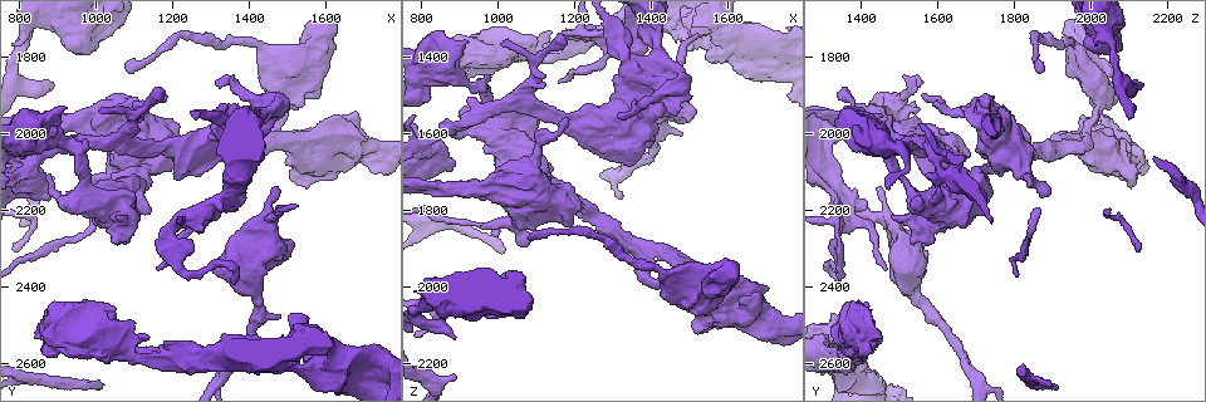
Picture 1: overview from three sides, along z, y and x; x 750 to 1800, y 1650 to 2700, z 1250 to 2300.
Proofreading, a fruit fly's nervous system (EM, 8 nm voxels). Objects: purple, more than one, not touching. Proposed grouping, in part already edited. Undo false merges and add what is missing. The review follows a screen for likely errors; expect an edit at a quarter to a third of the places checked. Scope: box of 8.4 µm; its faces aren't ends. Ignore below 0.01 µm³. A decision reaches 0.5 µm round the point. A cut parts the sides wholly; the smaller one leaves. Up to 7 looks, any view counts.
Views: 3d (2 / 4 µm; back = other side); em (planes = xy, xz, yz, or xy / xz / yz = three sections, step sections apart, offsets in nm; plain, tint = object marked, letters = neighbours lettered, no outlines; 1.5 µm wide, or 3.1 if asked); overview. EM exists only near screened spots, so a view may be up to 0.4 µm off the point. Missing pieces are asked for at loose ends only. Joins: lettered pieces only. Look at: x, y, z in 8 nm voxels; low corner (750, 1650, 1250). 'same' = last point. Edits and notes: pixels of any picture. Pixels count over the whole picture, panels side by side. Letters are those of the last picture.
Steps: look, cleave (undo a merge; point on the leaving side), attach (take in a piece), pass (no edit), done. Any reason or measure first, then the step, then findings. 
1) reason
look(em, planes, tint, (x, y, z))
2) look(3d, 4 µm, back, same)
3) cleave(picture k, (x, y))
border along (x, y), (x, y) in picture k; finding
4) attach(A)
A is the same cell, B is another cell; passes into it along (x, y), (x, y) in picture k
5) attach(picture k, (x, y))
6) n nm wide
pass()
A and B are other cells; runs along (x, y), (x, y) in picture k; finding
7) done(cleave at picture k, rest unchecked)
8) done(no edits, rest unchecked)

calibre changes
look(em, xy, step 8, tint, (1685, 2070, 2120))

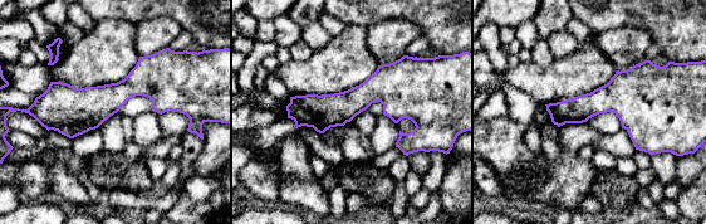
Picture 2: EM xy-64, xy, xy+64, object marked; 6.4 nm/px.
look(em, planes, letters, same)

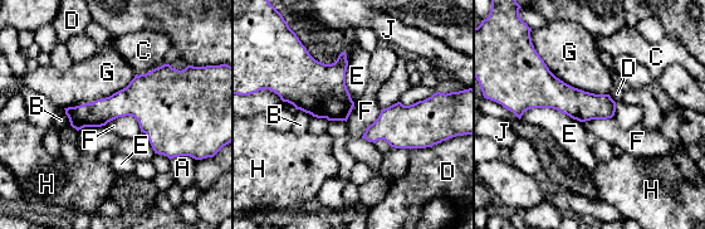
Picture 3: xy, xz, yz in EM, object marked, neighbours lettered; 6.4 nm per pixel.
190 nm wide
pass()
A, B, C, D, E, F, G, H and J are other cells; border along (104, 125), (132, 116), (141, 131) in picture 3; one cell here

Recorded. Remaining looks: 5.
calibre changes
look(3d, 4 µm, back, (1415, 1760, 1960))

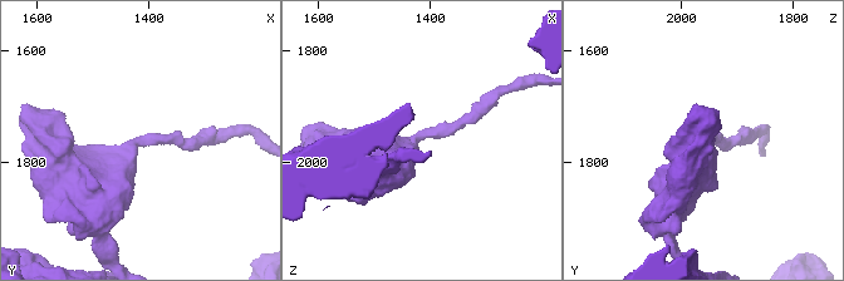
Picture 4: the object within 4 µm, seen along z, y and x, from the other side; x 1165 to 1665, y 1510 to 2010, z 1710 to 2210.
look(em, xy, step 4, tint, (1420, 1760, 1955))

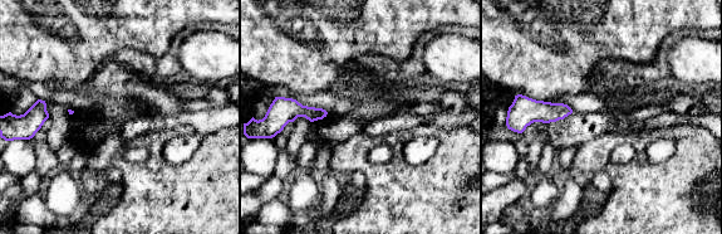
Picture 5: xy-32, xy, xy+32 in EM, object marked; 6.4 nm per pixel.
cut it another way
look(em, planes, letters, same)

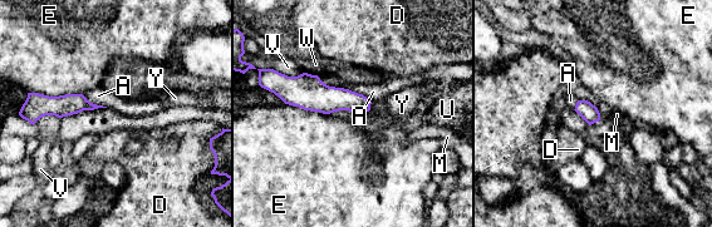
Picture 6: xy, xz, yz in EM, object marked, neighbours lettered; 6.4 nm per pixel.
pass()
A, D, E, M, U, V, W and Y are other cells; border along (317, 75), (371, 102) in picture 6; one cell here

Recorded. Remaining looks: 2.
thick turns thin
look(em, xz, step 8, tint, (1095, 1940, 1690))

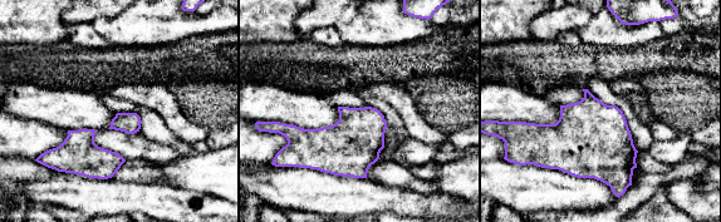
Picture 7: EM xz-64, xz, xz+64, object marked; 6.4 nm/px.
cut it another way
look(em, planes, letters, same)

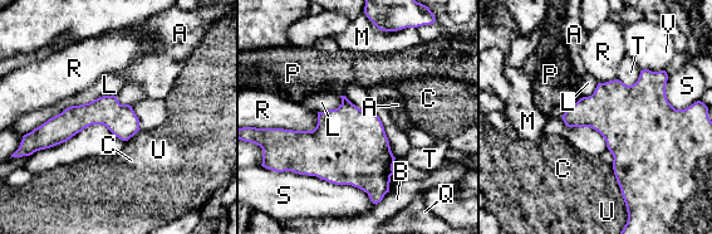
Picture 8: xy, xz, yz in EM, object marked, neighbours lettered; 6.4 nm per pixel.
pass()
A, B, C, L, M, P, Q, R, S, T, U and V are other cells; border along (612, 165), (624, 203) in picture 8; one cell here

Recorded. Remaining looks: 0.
done(no edits, rest unchecked)

